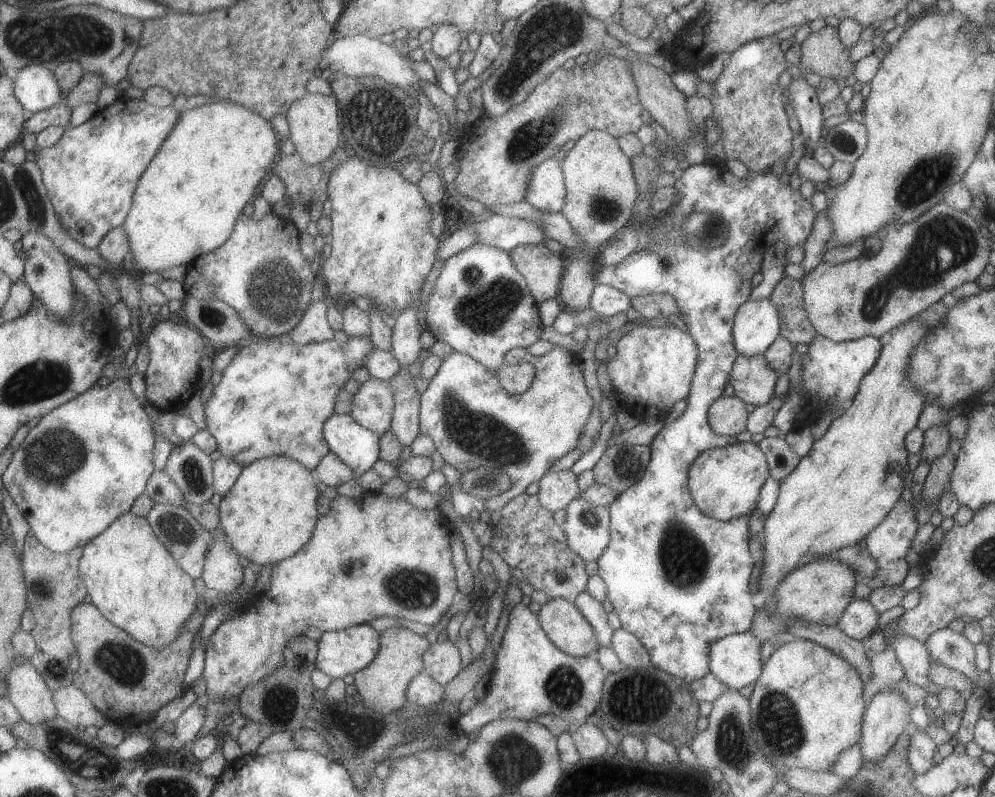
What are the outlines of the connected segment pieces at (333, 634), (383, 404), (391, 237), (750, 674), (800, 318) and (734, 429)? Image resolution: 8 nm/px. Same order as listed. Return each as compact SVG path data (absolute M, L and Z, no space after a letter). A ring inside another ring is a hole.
M360 624L340 631L325 631L319 640L319 650L315 661L317 669L323 674L344 679L348 674L363 670L374 661L380 649L380 633L370 624Z
M366 380L353 396L350 415L360 426L378 436L391 431L395 401L388 381Z
M352 158L332 172L327 192L332 203L332 254L317 263L324 279L326 297L331 297L337 303L366 296L376 306L382 304L387 308L388 315L400 316L406 306L420 298L418 294L436 264L440 238L430 232L433 219L431 206L420 194L418 185L404 180L397 166L373 166L360 158Z
M750 631L722 638L711 646L710 673L736 691L754 685L763 670L762 645Z
M784 276L769 300L780 316L780 336L794 346L800 343L810 346L817 332L805 310L803 282Z
M735 395L718 398L710 408L708 422L710 428L720 437L734 437L746 430L748 406Z

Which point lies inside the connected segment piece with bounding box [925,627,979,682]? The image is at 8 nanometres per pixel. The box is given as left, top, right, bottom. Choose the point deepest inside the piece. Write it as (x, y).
(952, 649)

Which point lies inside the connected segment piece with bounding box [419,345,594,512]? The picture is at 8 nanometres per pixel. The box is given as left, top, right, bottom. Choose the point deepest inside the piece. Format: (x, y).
(474, 422)

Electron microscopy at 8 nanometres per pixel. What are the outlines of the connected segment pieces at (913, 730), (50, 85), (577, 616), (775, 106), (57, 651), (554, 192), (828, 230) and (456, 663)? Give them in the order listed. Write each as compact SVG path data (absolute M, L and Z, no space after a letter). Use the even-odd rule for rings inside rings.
M913 723L909 724L904 734L908 735L910 740L910 746L908 746L910 768L916 775L926 774L935 766L933 757L937 752L937 745L925 730L920 730Z
M24 66L20 72L16 72L12 84L14 96L27 114L38 113L64 102L58 80L44 66Z
M564 598L551 599L542 605L539 614L539 622L544 633L559 650L572 657L589 656L590 652L598 651L599 644L596 634L590 622L582 615L582 612L575 606L573 600Z
M776 36L748 42L736 50L714 80L712 122L721 129L720 139L727 159L737 159L749 170L764 172L774 162L787 162L792 154L793 132L789 126L790 108L783 97L779 76L788 63Z
M32 530L24 540L22 551L23 576L26 584L26 602L34 614L36 626L32 630L36 642L36 654L30 660L32 666L40 672L50 691L73 685L72 668L69 656L76 652L72 640L72 610L84 603L86 586L80 579L79 561L83 548L78 547L64 553L52 552L45 548Z
M554 157L542 160L528 180L524 201L536 210L561 213L567 192L561 163Z
M828 209L818 212L814 230L804 244L804 260L800 264L804 268L804 276L823 262L823 257L827 252L826 244L832 238L832 222L826 214L828 214Z
M435 642L423 656L424 673L443 687L463 670L459 649L452 642Z

